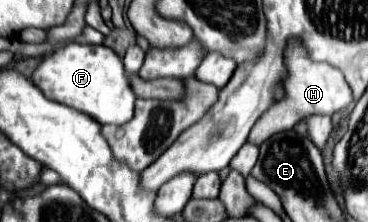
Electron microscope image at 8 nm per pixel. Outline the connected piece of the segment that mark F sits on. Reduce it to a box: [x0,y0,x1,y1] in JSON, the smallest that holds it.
[32,43,134,125]

